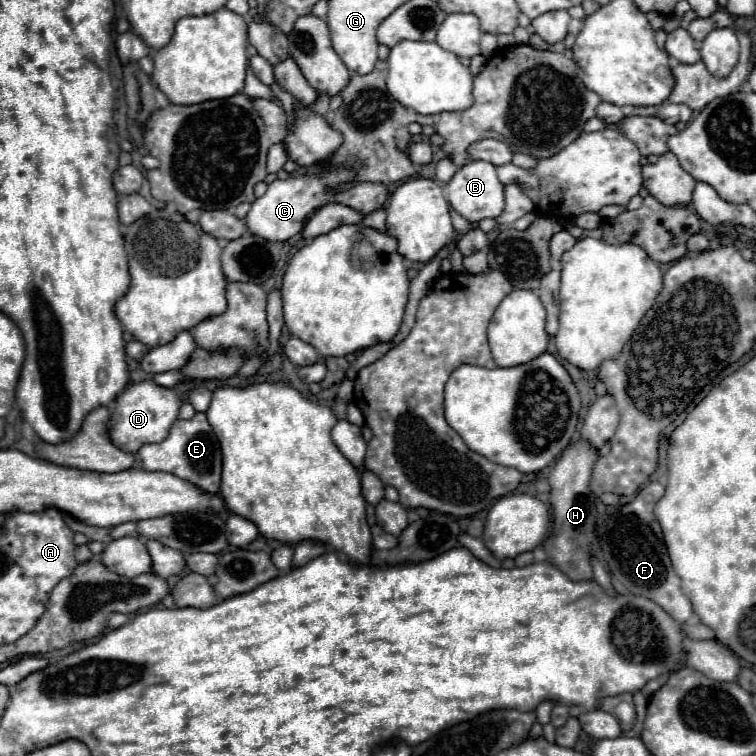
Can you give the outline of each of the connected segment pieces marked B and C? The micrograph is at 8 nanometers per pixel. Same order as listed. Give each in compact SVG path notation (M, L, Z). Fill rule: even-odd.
M470 161L446 183L446 199L456 213L468 221L498 217L504 211L504 185L496 177L496 167L488 161Z
M330 167L324 177L308 177L308 175L296 177L296 175L290 175L290 179L286 179L286 181L280 181L280 179L272 181L268 185L268 191L252 203L252 209L248 211L248 215L244 219L248 231L252 235L258 235L258 237L266 239L266 241L286 241L286 239L298 235L302 231L304 223L306 223L306 217L314 209L322 207L332 197L332 193L328 189L350 181L350 177L352 177L350 169Z

